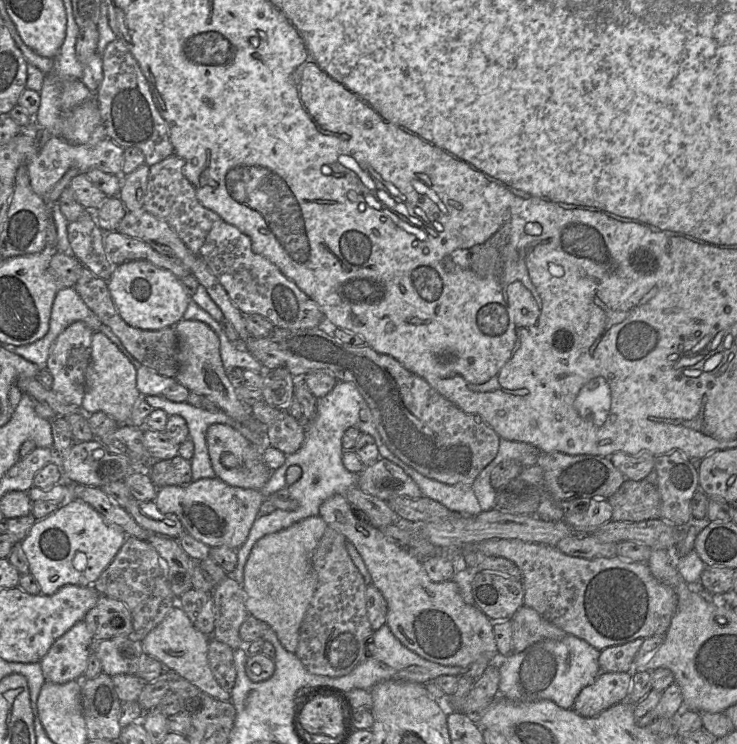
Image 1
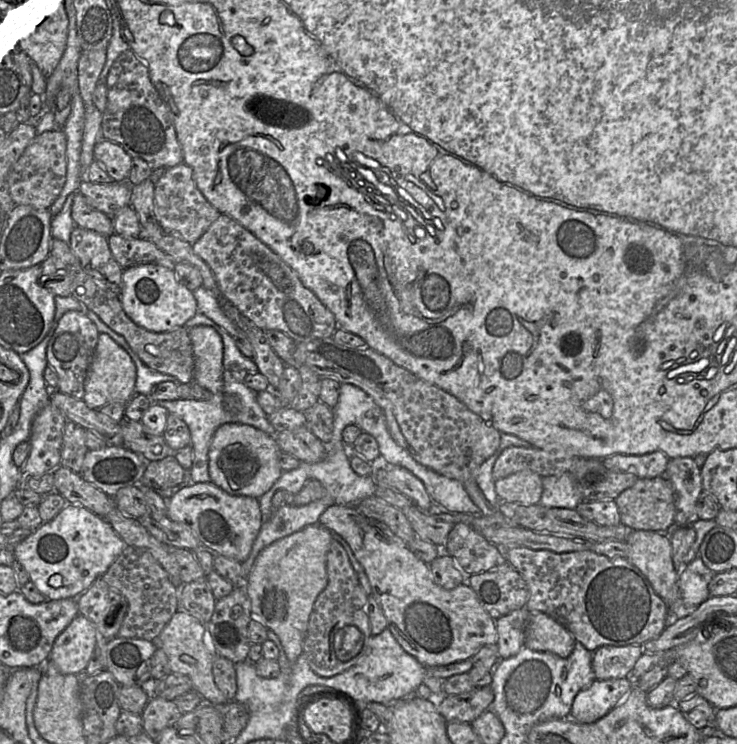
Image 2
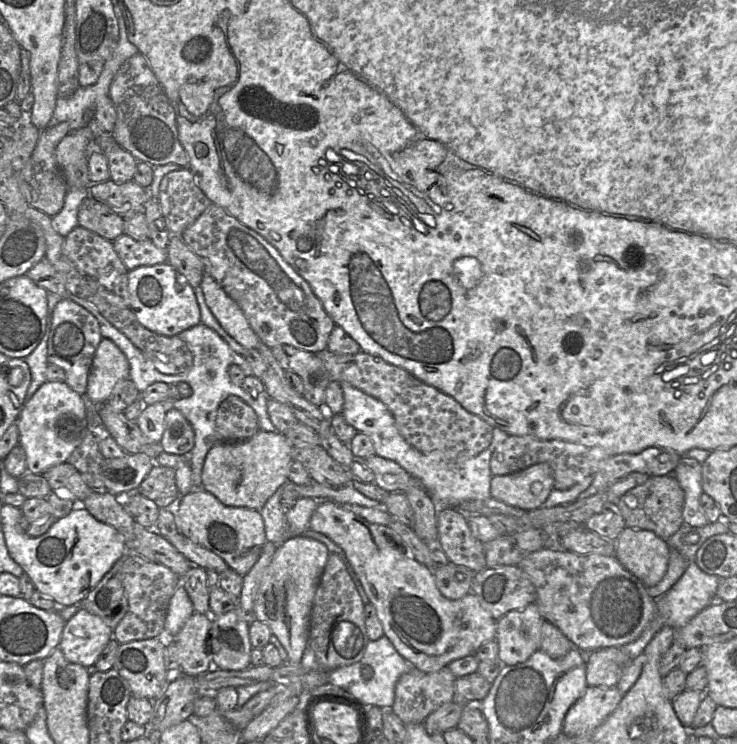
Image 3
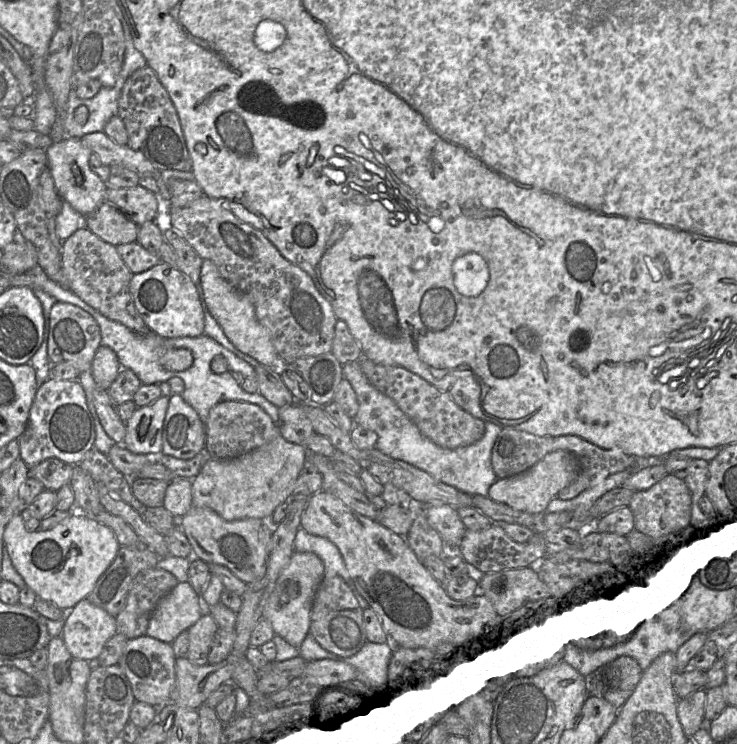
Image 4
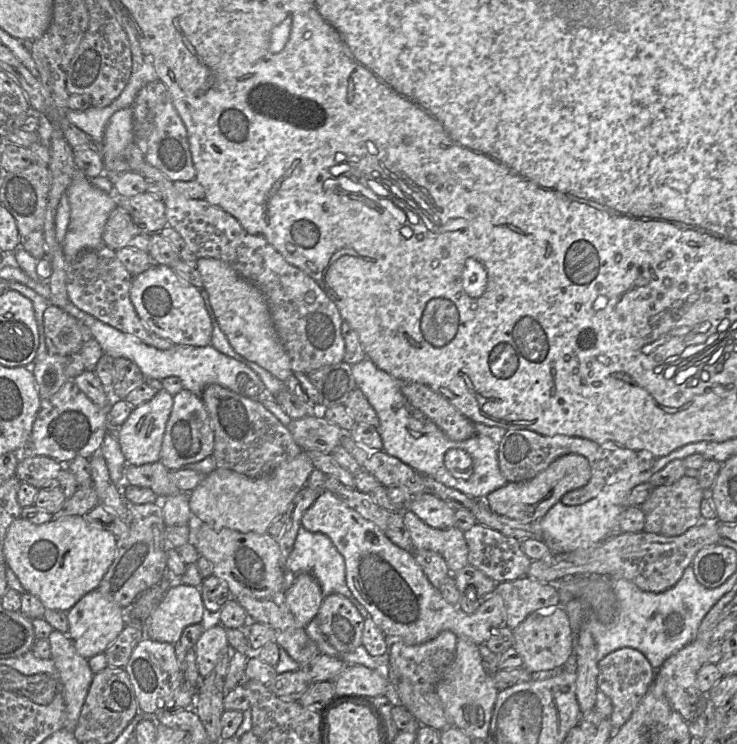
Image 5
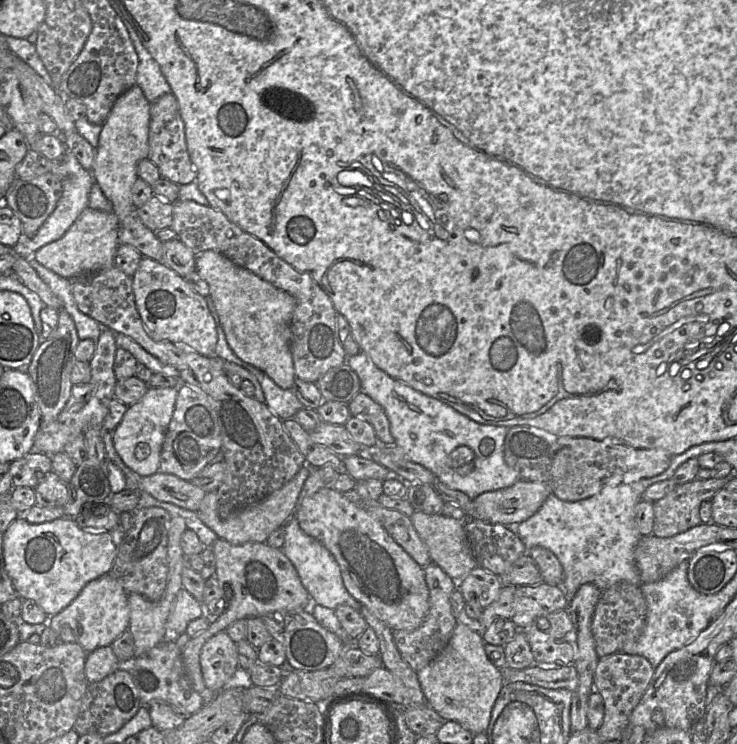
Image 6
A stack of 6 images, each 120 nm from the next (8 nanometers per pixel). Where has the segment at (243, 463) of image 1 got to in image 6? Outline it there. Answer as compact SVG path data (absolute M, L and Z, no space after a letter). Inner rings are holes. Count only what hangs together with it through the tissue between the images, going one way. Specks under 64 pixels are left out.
M308 464L304 465L282 488L270 493L257 503L232 512L227 518L221 518L219 515L217 492L207 492L199 506L197 515L206 526L217 534L218 538L233 545L241 545L247 542L264 543L273 531L285 525L288 519L295 515L300 493L311 468L314 467L310 467Z

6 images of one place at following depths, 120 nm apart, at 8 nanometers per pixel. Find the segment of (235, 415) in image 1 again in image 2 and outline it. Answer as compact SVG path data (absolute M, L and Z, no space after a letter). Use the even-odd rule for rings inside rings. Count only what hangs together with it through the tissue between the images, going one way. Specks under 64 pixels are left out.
M199 325L188 330L194 352L193 383L212 394L223 390L223 342L209 326Z

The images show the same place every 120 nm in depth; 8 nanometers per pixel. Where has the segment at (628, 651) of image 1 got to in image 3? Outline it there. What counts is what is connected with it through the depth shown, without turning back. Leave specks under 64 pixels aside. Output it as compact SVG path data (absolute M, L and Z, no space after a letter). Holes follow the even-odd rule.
M615 646L588 653L586 655L588 686L616 686L630 661L630 658Z

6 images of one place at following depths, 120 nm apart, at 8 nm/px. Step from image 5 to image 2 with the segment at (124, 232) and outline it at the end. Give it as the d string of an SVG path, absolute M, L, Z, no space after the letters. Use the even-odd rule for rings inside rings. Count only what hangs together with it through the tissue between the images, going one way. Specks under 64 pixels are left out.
M79 191L75 192L71 214L78 227L96 231L105 237L115 233L113 217L92 207Z

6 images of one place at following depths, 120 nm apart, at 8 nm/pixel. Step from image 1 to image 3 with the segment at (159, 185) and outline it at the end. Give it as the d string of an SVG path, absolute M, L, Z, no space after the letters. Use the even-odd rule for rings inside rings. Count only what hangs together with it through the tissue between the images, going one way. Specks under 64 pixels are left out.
M189 167L164 175L158 201L171 237L181 236L212 204Z

